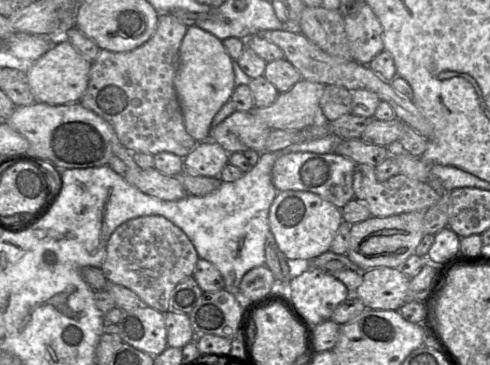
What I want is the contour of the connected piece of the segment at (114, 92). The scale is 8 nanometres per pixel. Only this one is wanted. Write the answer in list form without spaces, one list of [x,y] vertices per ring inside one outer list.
[[[160,15],[155,32],[146,43],[129,52],[100,50],[98,57],[92,63],[88,86],[79,102],[106,120],[114,129],[119,142],[130,152],[151,155],[169,152],[184,159],[198,144],[186,131],[175,90],[180,46],[187,29],[188,27],[173,15]]]

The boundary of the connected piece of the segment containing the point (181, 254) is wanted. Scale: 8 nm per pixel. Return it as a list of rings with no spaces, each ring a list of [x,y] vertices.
[[[163,216],[134,218],[118,226],[106,246],[101,270],[109,283],[123,285],[135,292],[143,305],[162,313],[170,309],[170,298],[176,285],[193,276],[198,253],[188,236]]]

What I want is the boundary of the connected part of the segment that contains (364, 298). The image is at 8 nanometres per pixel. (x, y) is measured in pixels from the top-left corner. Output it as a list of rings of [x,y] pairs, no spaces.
[[[376,267],[362,271],[362,282],[354,294],[367,309],[399,311],[406,303],[410,278],[398,268]]]

